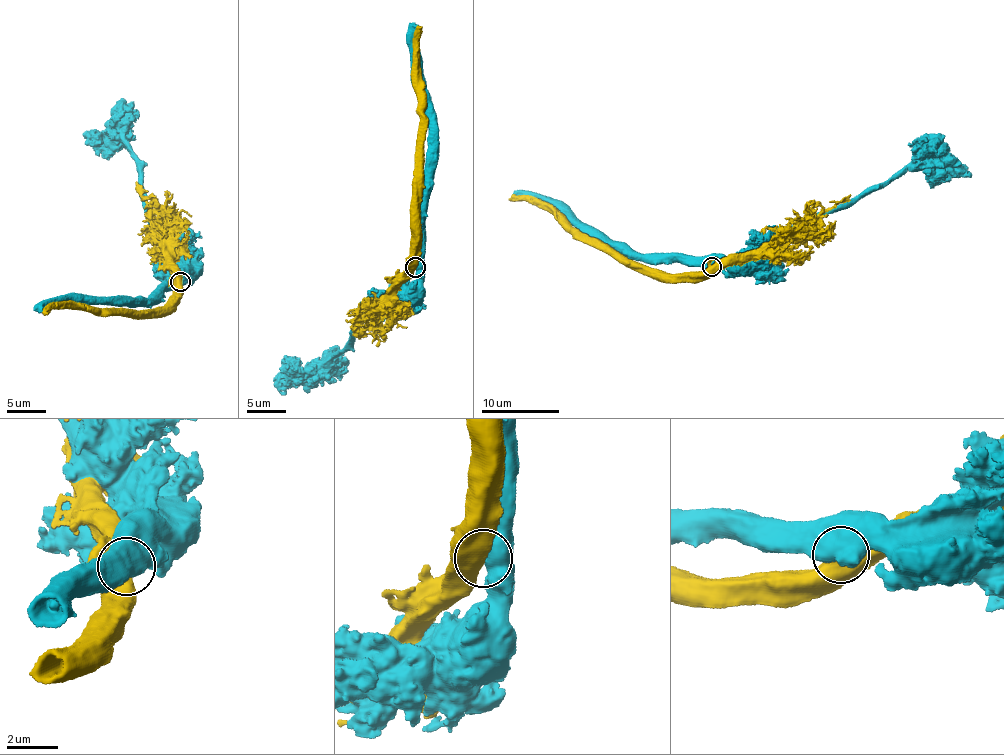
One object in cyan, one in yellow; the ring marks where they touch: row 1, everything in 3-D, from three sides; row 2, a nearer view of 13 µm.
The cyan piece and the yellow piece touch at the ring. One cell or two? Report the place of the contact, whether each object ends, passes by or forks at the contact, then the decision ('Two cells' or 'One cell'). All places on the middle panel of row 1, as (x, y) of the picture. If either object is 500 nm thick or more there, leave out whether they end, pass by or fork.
Place: (415, 267). Two cells

